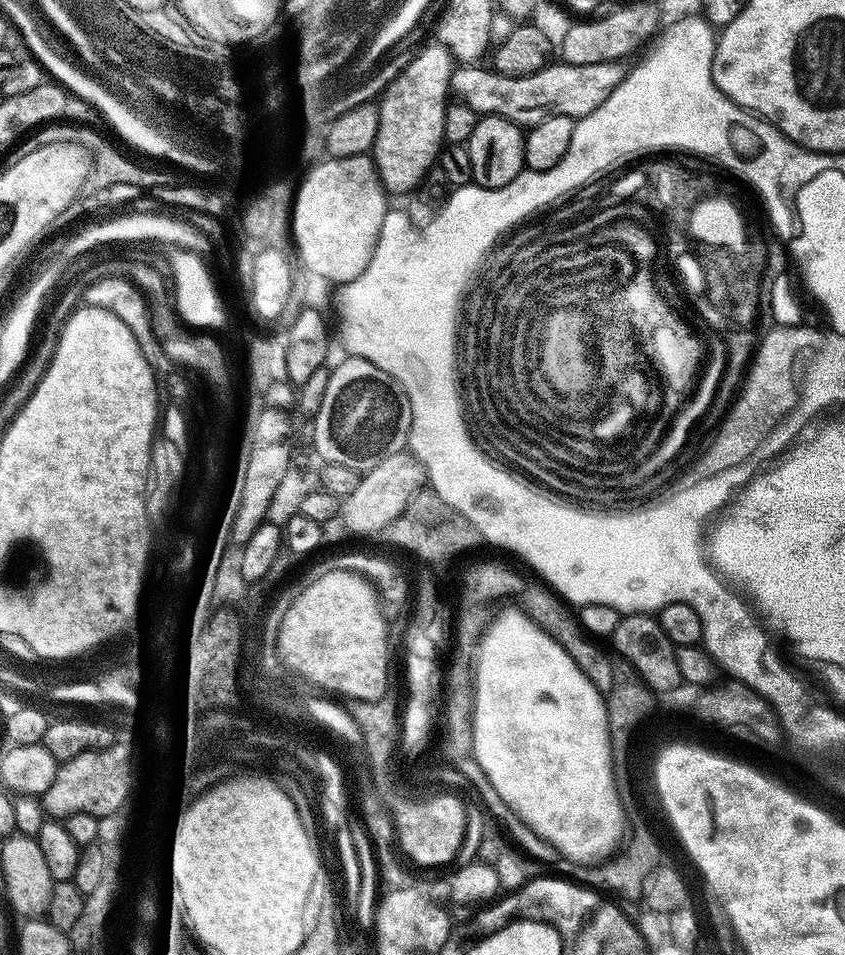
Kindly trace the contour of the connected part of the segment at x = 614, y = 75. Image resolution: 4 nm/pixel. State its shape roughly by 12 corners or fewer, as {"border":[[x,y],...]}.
{"border":[[549,62],[504,76],[453,71],[474,111],[521,126],[598,110],[624,81],[619,63]]}

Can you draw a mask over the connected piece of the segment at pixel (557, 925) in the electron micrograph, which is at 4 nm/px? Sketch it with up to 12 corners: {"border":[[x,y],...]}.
{"border":[[540,874],[481,907],[491,934],[518,917],[576,937],[599,893]]}

